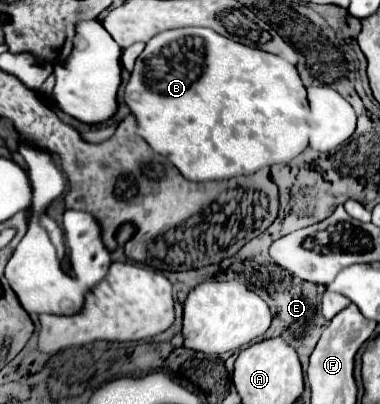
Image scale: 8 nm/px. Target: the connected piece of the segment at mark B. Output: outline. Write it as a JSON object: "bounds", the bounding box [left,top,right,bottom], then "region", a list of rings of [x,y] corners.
{"bounds":[125,27,309,181],"region":[[[187,27],[187,29],[171,29],[155,35],[139,55],[135,69],[131,73],[131,79],[125,89],[125,103],[137,117],[137,131],[139,135],[163,157],[167,157],[172,165],[175,165],[181,175],[189,181],[215,181],[215,179],[231,179],[237,175],[251,175],[259,171],[261,167],[269,167],[275,163],[289,163],[295,159],[305,147],[309,145],[309,135],[307,135],[307,115],[309,115],[309,103],[307,103],[307,91],[305,85],[299,77],[297,63],[289,63],[283,57],[277,57],[273,53],[265,53],[261,49],[253,49],[247,45],[241,45],[233,39],[221,37],[219,33],[205,29],[205,27]]]}

